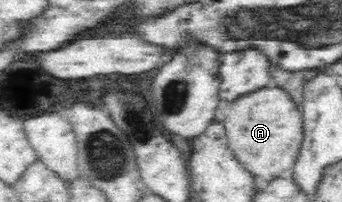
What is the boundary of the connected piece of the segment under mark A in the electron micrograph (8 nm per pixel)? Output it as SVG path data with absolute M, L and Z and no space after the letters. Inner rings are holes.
M269 86L256 93L240 97L237 101L220 103L220 107L225 114L222 123L227 145L244 170L255 180L264 182L272 182L276 178L291 174L303 141L303 114L300 106L291 99L287 92L279 87Z

